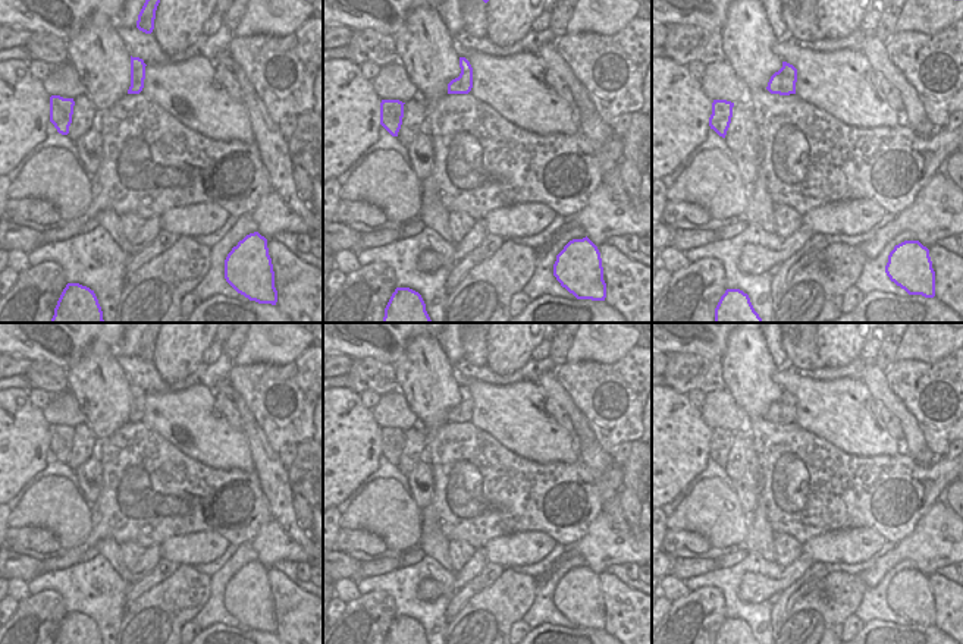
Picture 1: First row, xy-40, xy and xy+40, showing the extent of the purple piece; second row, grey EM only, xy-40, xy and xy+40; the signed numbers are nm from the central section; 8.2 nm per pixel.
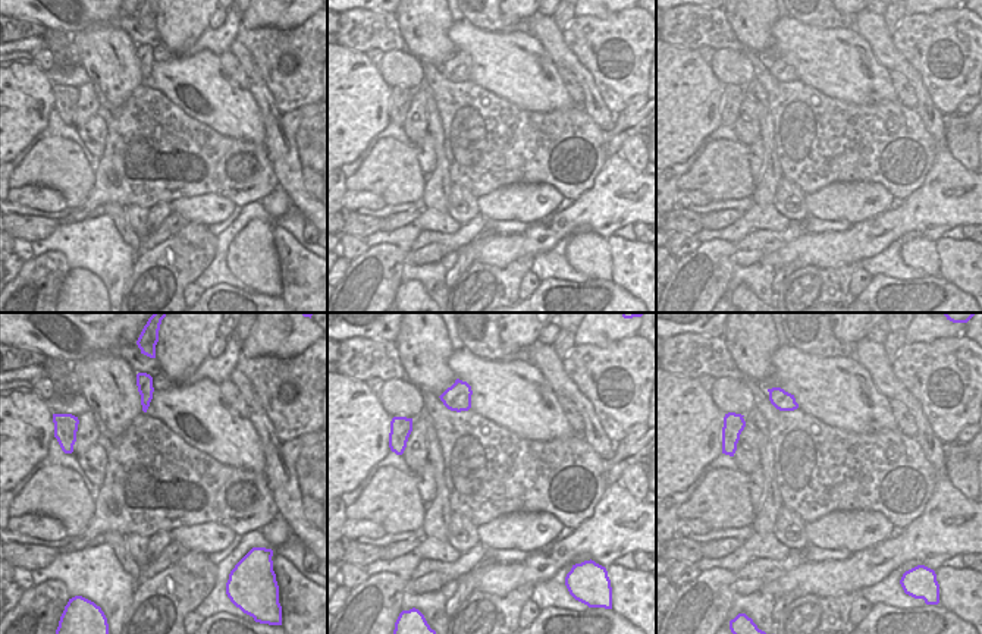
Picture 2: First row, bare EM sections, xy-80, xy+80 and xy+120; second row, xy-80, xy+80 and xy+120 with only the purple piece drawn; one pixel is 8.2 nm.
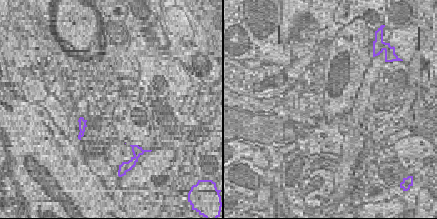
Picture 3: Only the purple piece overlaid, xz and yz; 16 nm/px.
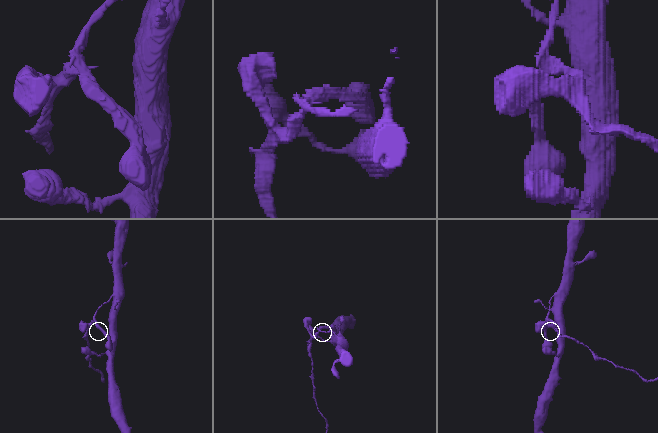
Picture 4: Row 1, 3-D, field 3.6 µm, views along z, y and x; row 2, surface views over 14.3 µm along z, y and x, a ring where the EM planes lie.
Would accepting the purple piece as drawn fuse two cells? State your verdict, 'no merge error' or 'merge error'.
merge error

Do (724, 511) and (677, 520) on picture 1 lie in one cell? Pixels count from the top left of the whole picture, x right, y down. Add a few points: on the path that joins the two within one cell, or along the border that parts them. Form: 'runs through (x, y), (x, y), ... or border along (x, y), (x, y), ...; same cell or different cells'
runs through (712, 511), (689, 515); same cell

